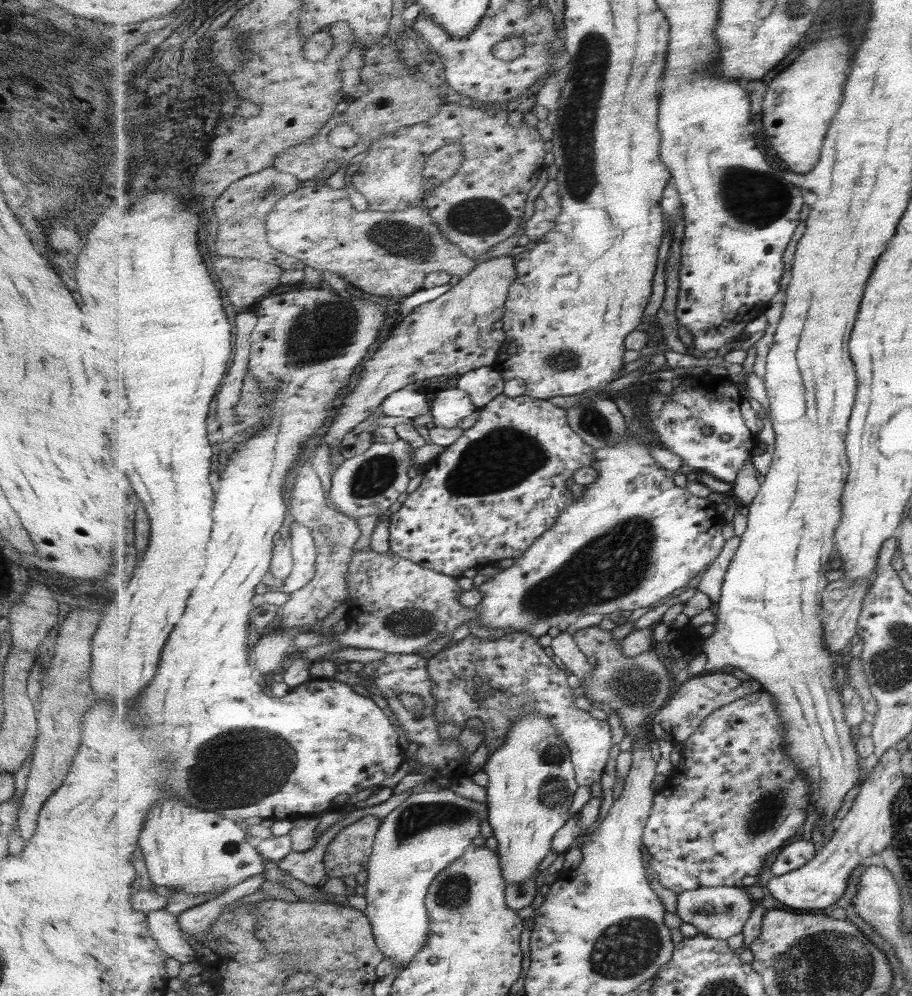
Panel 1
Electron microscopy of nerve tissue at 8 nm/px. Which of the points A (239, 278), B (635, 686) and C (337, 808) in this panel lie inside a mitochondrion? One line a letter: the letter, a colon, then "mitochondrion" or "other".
A: mitochondrion
B: mitochondrion
C: other

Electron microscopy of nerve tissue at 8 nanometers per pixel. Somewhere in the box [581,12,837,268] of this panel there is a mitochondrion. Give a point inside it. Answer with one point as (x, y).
(756, 199)

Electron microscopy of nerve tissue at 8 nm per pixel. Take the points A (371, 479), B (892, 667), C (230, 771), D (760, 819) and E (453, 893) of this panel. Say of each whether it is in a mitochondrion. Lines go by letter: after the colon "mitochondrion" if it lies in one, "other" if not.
A: mitochondrion
B: mitochondrion
C: mitochondrion
D: mitochondrion
E: mitochondrion

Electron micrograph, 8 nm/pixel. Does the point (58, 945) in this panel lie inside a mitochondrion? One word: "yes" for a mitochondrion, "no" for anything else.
no

